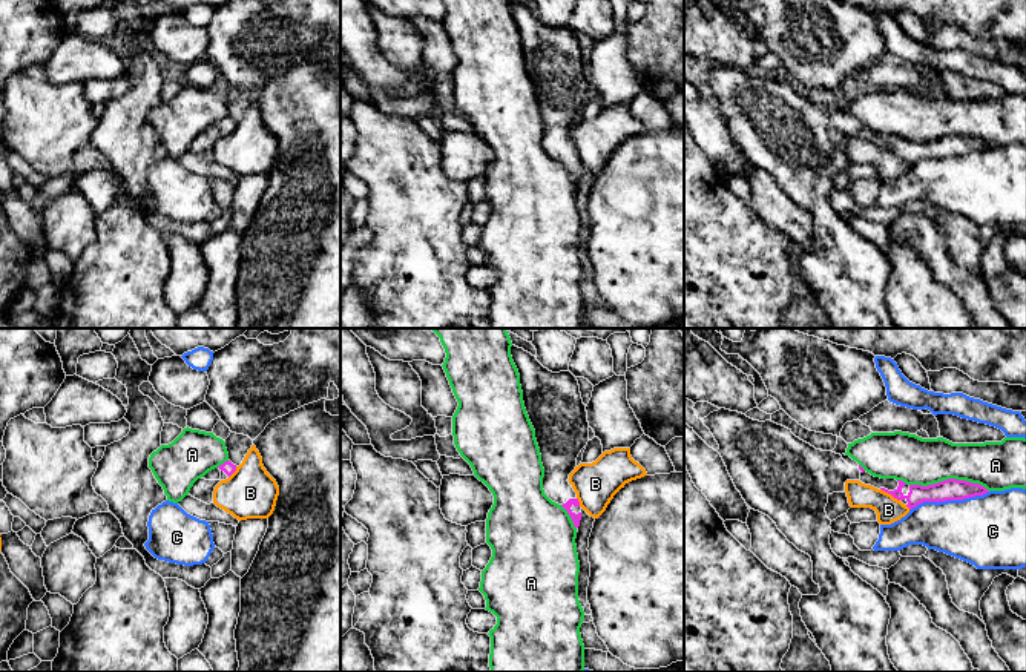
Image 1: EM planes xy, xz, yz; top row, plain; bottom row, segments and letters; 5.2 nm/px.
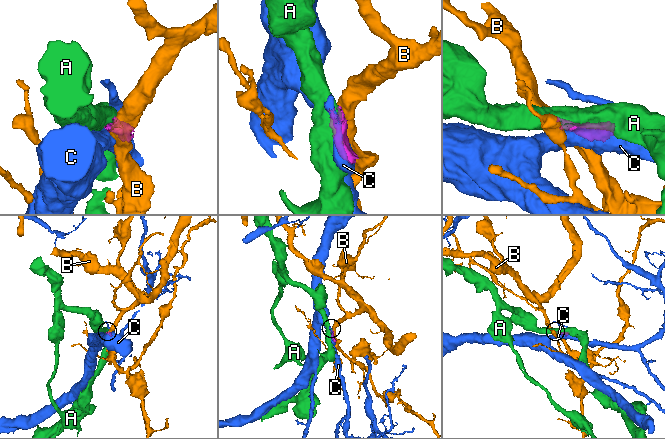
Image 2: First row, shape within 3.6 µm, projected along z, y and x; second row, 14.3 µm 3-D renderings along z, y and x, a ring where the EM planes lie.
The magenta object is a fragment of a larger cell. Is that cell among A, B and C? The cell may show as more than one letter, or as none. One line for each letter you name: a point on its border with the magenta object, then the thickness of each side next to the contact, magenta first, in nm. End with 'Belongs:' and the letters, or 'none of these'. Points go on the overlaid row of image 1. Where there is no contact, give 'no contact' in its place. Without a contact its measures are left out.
Belongs: none of these

